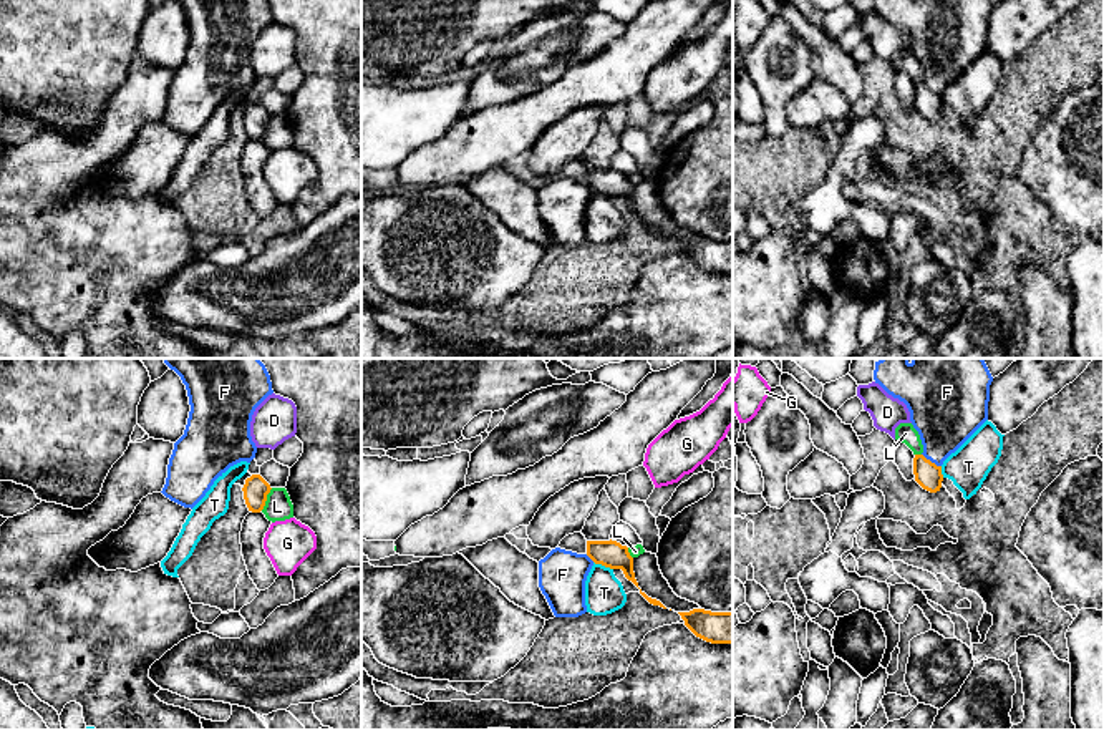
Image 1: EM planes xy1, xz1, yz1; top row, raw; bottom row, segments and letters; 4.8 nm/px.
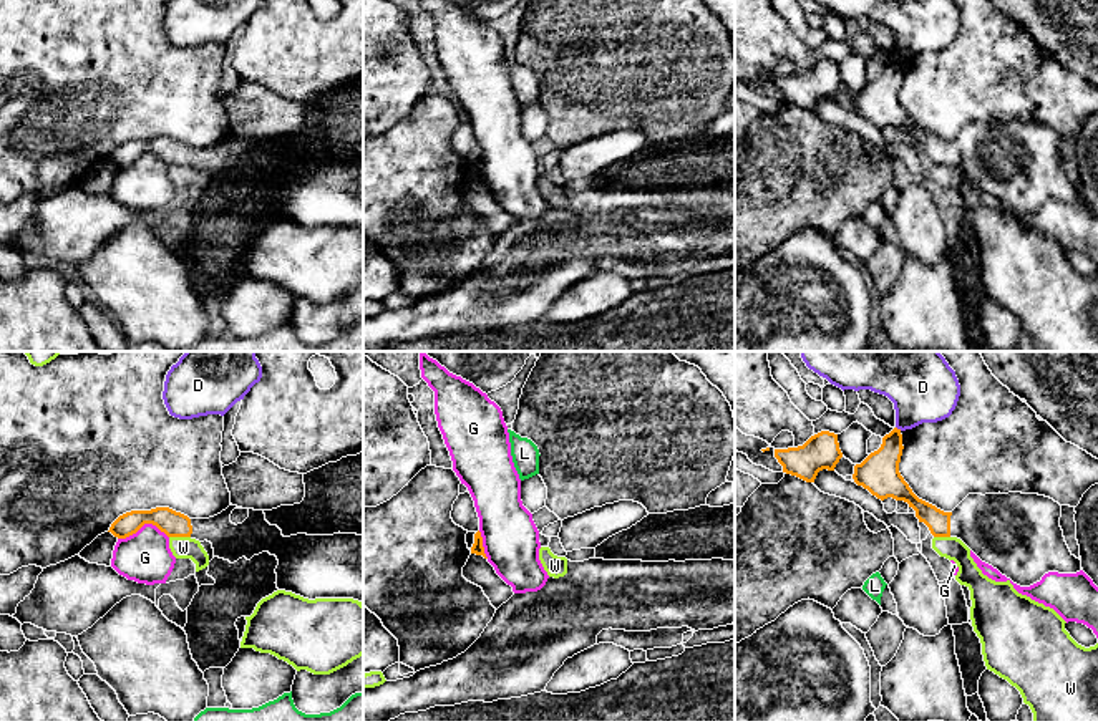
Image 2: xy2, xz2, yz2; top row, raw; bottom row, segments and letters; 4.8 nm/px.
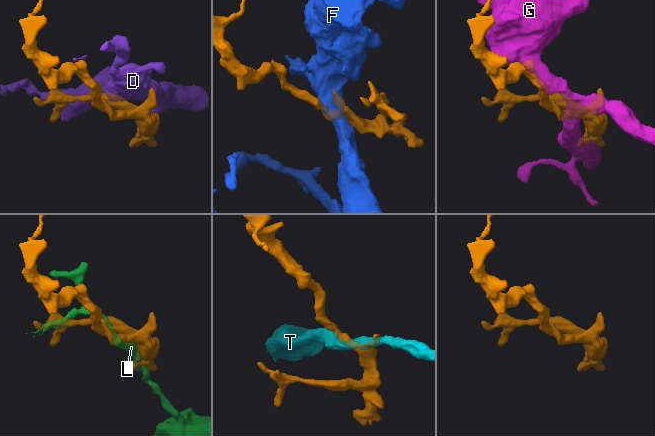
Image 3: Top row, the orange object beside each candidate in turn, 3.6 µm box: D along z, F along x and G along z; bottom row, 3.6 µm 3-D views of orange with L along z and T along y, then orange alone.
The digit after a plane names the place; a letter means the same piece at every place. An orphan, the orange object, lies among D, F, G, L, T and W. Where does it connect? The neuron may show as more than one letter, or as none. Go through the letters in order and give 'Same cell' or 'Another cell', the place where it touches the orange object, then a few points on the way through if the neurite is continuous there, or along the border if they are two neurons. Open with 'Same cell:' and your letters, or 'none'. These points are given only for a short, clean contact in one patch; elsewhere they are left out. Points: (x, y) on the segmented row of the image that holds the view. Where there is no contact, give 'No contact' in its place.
Same cell: none
D: Another cell. Touches orange at yz2 (899, 430). Boundary: yz2 (896, 426), (901, 430)
F: Another cell. Touches orange at yz1 (930, 462). Boundary: yz1 (922, 453), (940, 467)
G: Another cell. Touches orange at xy2 (143, 524)
L: Another cell. Touches orange at xy1 (266, 500)
T: Another cell. Touches orange at xz1 (604, 564). Boundary: xz1 (594, 561), (612, 569)
W: Another cell. Touches orange at xy2 (179, 536)

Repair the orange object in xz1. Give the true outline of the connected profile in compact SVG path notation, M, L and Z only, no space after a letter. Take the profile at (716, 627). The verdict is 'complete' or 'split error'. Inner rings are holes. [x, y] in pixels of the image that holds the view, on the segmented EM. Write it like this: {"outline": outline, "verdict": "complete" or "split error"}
{"outline": "M693 609L678 614L696 637L711 644L733 644L733 612Z", "verdict": "complete"}

